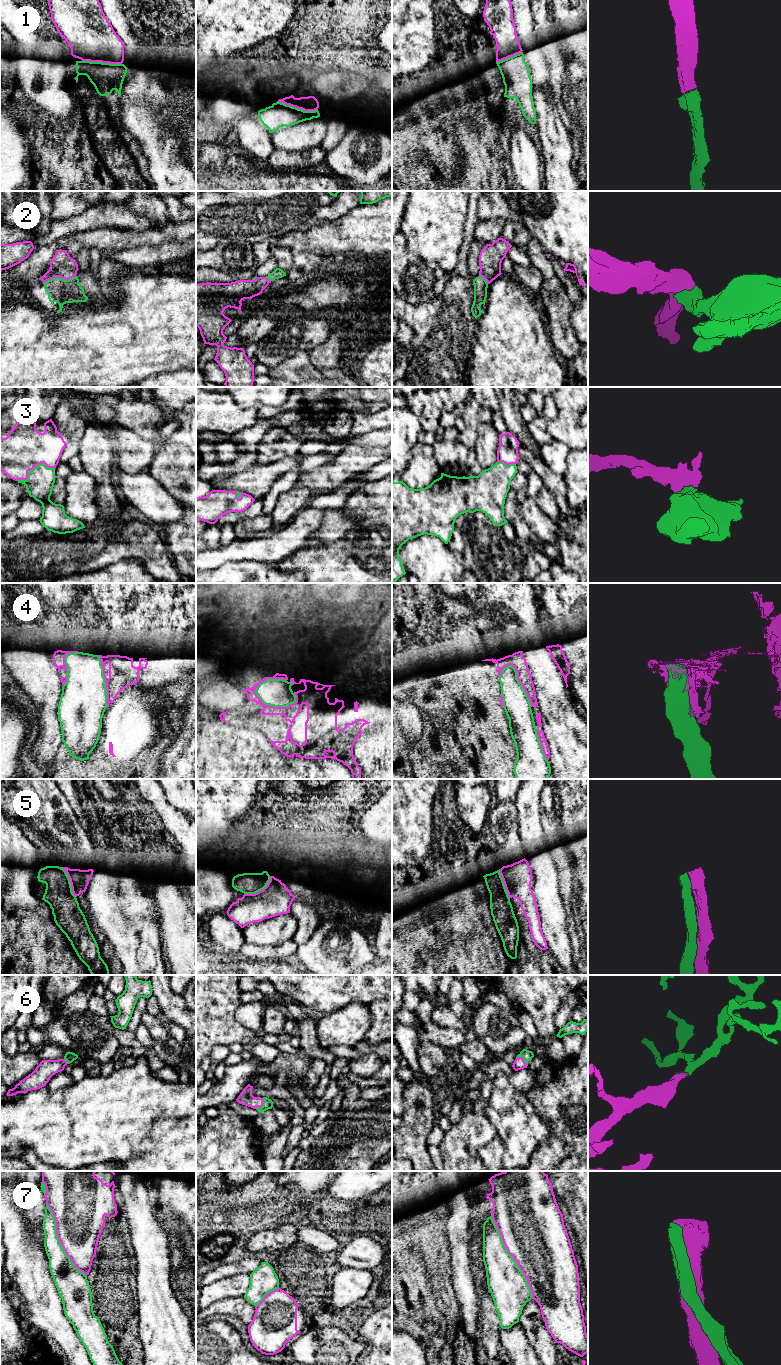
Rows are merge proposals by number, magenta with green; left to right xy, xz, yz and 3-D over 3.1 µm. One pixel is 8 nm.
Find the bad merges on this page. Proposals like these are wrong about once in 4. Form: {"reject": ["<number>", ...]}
{"reject": ["4", "5", "7"]}

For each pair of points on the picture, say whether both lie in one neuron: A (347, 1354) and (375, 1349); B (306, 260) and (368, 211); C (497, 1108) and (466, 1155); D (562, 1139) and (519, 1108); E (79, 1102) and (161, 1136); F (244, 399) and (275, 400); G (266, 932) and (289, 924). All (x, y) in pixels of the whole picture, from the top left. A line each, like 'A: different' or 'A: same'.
A: different
B: different
C: different
D: different
E: different
F: same
G: same

